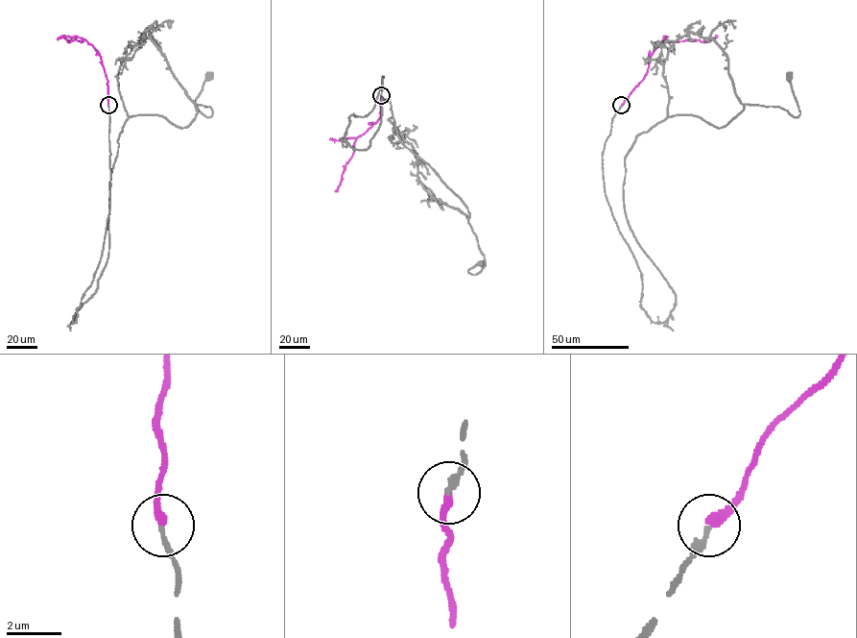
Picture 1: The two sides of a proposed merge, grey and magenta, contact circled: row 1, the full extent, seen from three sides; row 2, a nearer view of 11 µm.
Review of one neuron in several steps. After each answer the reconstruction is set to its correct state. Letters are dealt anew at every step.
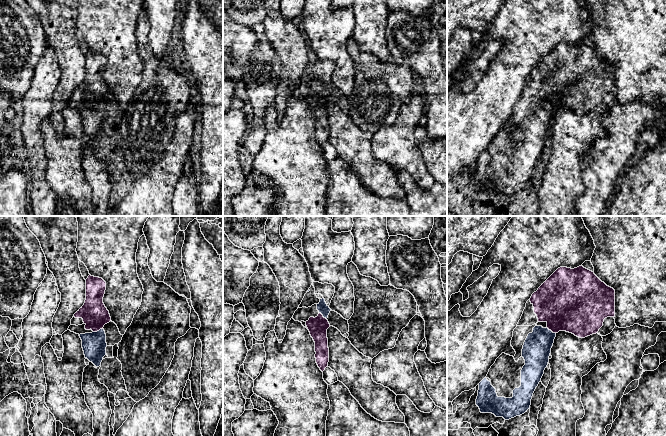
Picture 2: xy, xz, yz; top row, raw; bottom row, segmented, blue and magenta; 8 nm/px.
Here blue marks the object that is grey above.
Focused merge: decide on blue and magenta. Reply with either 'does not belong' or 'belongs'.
belongs

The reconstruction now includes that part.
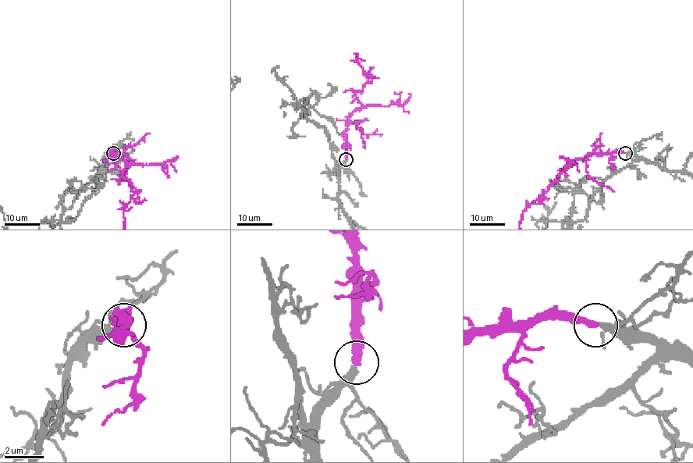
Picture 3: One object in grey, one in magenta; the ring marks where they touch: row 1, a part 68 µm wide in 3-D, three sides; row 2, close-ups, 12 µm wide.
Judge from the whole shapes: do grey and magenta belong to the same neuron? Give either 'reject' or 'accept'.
accept

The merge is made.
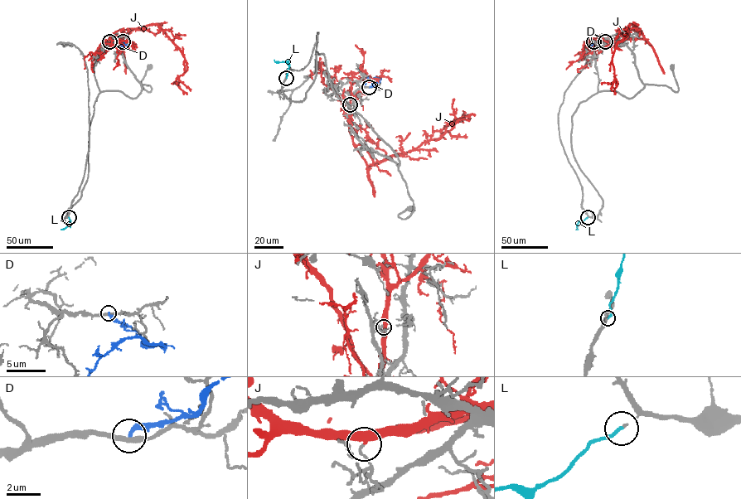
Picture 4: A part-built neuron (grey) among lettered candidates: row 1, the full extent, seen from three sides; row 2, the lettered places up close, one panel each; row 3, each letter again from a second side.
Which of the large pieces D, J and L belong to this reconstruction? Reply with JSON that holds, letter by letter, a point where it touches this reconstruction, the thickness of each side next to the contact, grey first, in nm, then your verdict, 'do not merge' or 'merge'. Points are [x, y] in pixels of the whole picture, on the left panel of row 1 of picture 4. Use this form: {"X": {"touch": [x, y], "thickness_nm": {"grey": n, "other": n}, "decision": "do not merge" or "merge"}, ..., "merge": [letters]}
{"D": {"touch": [123, 41], "thickness_nm": {"grey": 260, "other": 280}, "decision": "do not merge"}, "J": {"touch": [109, 41], "thickness_nm": {"grey": 120, "other": 400}, "decision": "do not merge"}, "L": {"touch": [69, 217], "thickness_nm": {"grey": 110, "other": 180}, "decision": "merge"}, "merge": ["L"]}

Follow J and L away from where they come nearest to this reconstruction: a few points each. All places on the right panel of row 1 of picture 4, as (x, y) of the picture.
J: (605, 41), (644, 37), (635, 25), (630, 24), (627, 36), (617, 43), (612, 58), (617, 85), (615, 94)
L: (588, 217), (578, 223), (576, 230)

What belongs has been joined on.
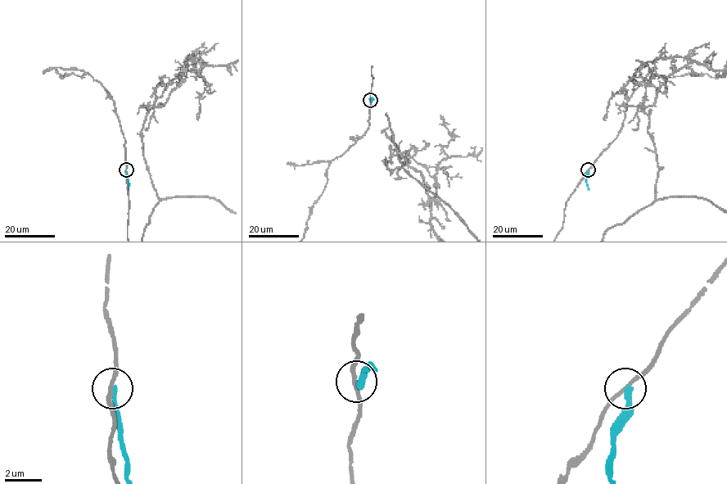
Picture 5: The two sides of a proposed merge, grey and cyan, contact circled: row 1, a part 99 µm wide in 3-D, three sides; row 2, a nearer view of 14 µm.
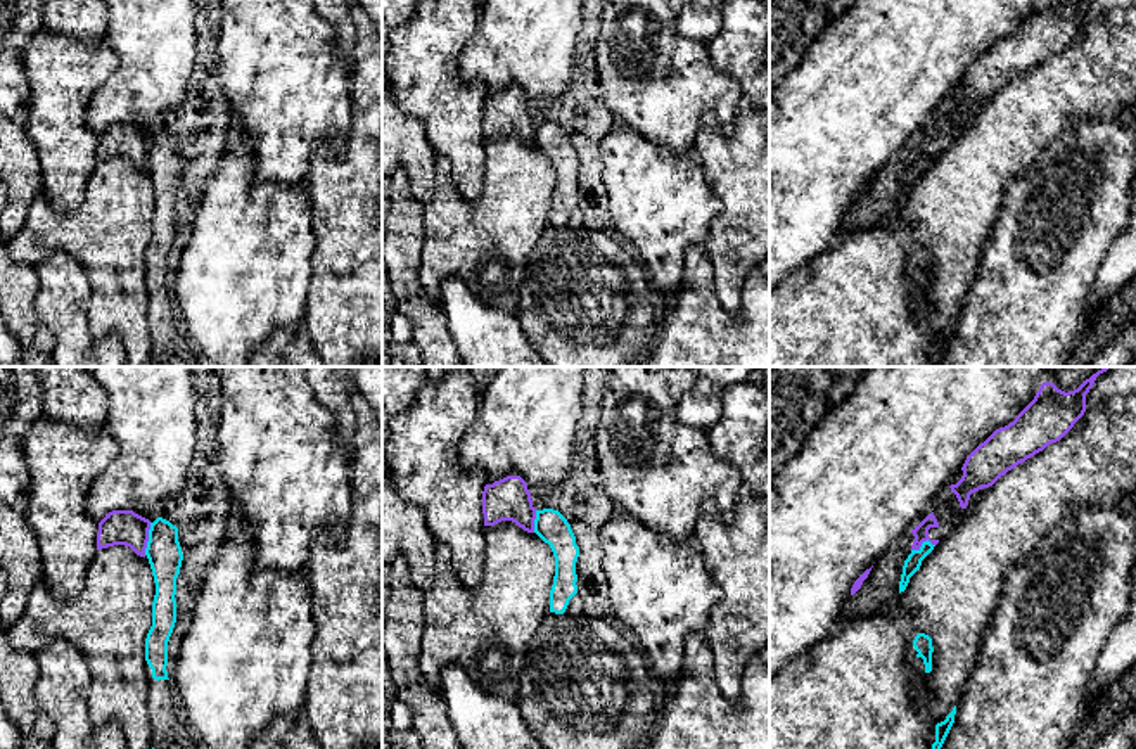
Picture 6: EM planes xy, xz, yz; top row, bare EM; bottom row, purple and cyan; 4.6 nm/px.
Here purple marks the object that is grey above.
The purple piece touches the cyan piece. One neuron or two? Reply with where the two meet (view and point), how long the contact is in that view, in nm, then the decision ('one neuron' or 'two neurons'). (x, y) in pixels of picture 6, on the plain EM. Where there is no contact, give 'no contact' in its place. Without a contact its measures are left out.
xy (147, 151) | 160 nm | two neurons

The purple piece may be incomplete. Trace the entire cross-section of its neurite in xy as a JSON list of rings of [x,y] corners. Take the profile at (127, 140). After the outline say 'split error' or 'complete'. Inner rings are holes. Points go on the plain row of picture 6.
[[[112,123],[99,135],[97,163],[124,157],[145,170],[150,133],[133,123]]]; complete

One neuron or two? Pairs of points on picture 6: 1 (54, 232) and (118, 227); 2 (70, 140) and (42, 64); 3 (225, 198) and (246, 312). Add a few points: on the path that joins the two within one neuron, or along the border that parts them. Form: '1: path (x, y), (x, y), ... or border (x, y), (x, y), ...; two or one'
1: path (70, 232), (102, 232); one
2: path (57, 121), (57, 83); one
3: path (241, 225), (246, 234), (246, 284); one

